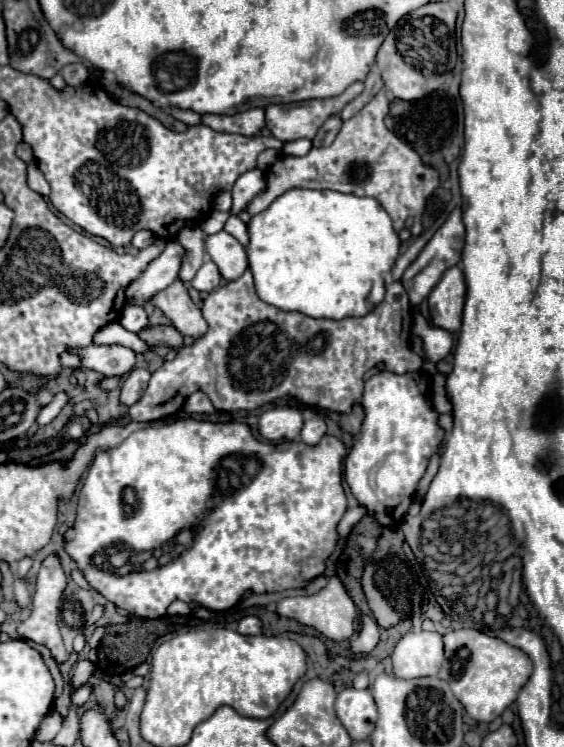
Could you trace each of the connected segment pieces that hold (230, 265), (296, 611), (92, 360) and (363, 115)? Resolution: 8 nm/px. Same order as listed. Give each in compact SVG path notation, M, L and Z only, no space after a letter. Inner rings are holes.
M225 230L205 238L205 252L217 264L225 280L237 280L247 268L245 248Z
M319 576L315 578L305 590L289 590L289 592L281 593L265 593L265 594L250 594L248 597L242 599L239 603L241 605L236 606L235 610L245 611L251 607L264 607L271 602L278 602L283 597L295 596L295 598L283 598L279 604L277 604L277 614L285 616L285 618L293 618L305 626L311 626L315 630L319 630L325 638L329 640L349 640L355 632L353 628L353 622L355 622L355 616L357 616L357 610L355 610L355 604L353 600L349 598L349 594L345 592L345 586L341 584L341 580L337 576L333 576L327 584L327 576ZM317 590L321 590L317 594ZM315 594L315 596L310 596Z
M87 346L79 350L69 350L81 356L81 364L87 370L95 370L103 376L125 376L129 370L135 368L137 356L127 346Z
M387 90L377 92L377 96L363 106L359 114L343 122L337 138L331 146L311 148L309 154L301 158L281 156L267 172L267 188L249 204L249 214L259 214L269 208L269 202L275 202L285 190L291 188L319 188L319 190L337 190L343 194L371 196L375 198L391 216L393 228L399 232L405 226L409 216L421 216L425 202L431 192L439 186L439 174L435 168L429 168L421 162L419 154L399 140L393 132L385 128L385 116L389 114Z

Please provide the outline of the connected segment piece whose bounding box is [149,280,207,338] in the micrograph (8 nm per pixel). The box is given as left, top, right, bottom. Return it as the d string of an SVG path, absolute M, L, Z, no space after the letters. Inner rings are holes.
M175 280L171 286L167 286L165 290L157 292L151 300L153 306L157 306L159 310L165 312L167 318L171 318L173 326L191 338L201 338L205 336L207 330L207 322L199 310L199 306L195 306L185 290L185 284L181 280Z

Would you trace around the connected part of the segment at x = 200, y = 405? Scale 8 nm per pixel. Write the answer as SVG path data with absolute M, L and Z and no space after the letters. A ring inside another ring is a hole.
M201 390L193 392L193 394L185 400L183 410L185 410L185 412L189 412L189 414L211 414L211 412L215 412L215 408L213 408L211 400L209 400L209 398L207 398L207 394L205 394L205 392L201 392Z

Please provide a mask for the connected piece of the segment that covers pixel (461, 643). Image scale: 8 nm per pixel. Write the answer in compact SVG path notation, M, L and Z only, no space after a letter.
M451 630L443 634L443 642L445 660L439 670L439 678L451 686L455 698L465 706L465 712L477 722L491 722L501 716L503 710L515 702L521 686L533 672L533 662L523 650L479 630Z

